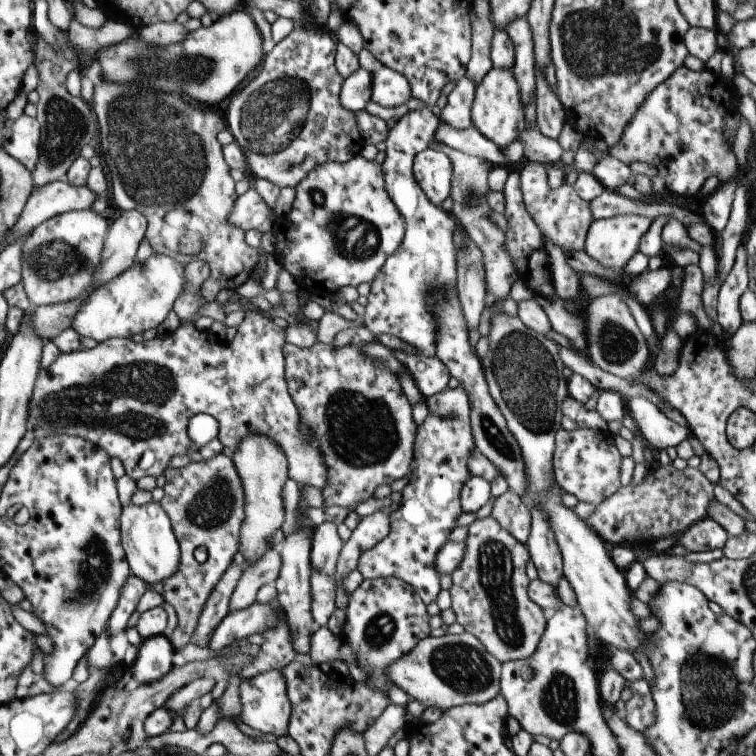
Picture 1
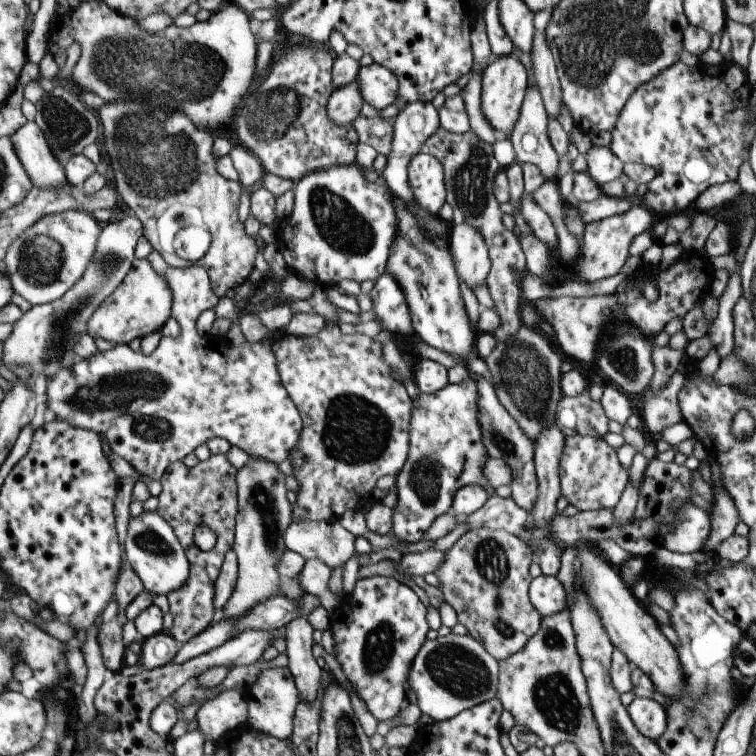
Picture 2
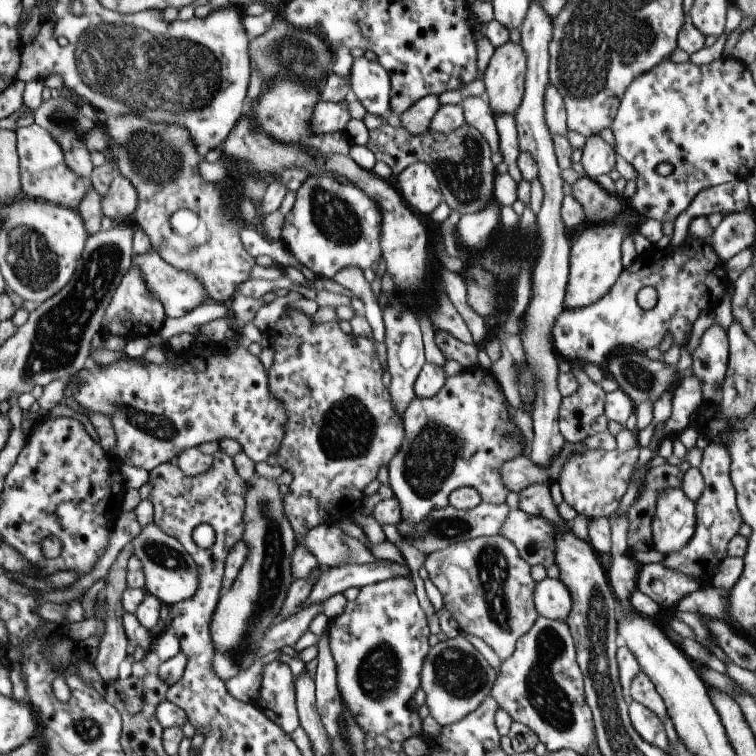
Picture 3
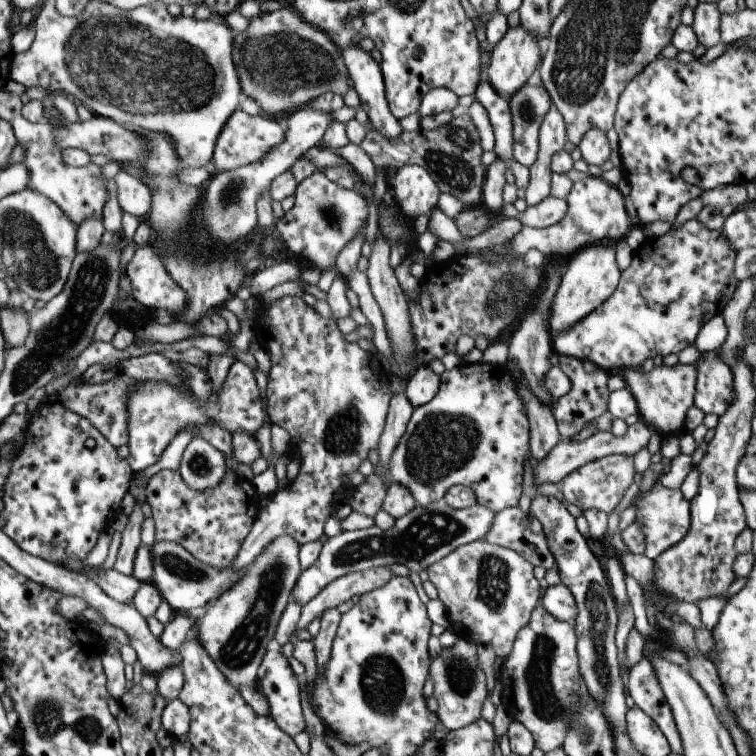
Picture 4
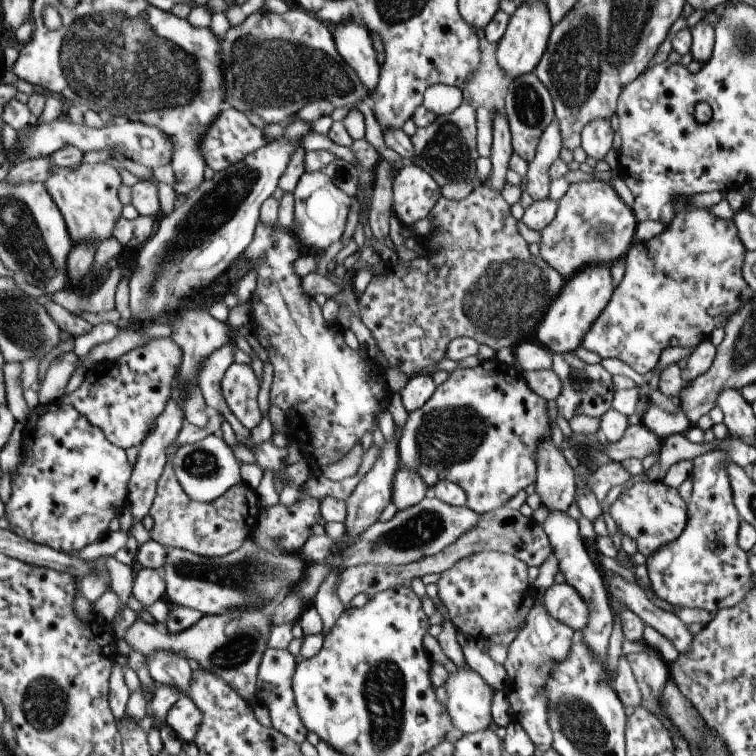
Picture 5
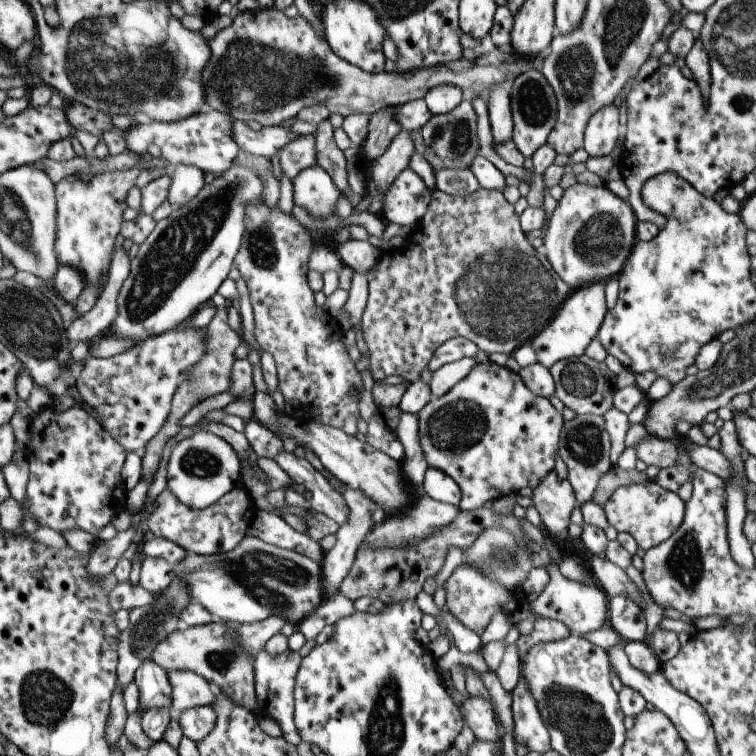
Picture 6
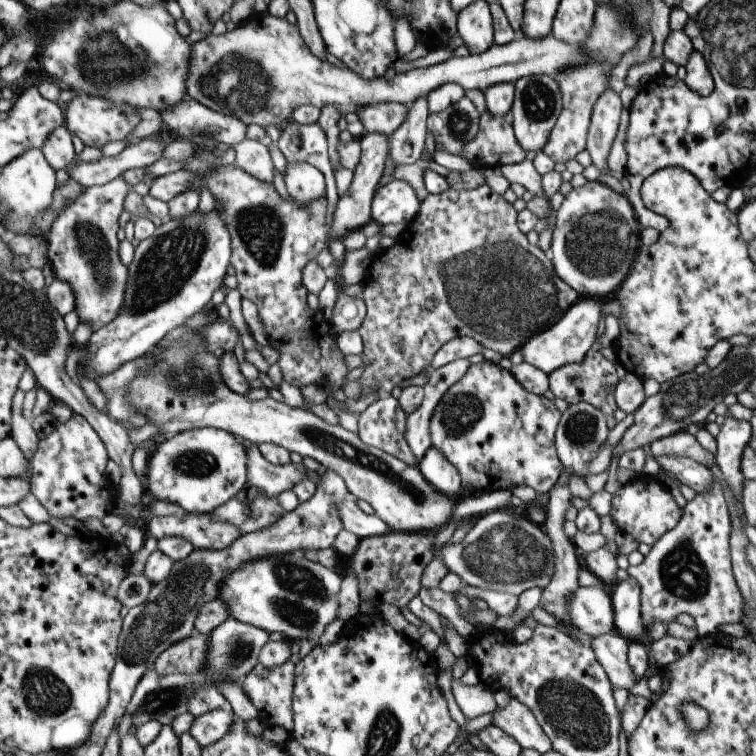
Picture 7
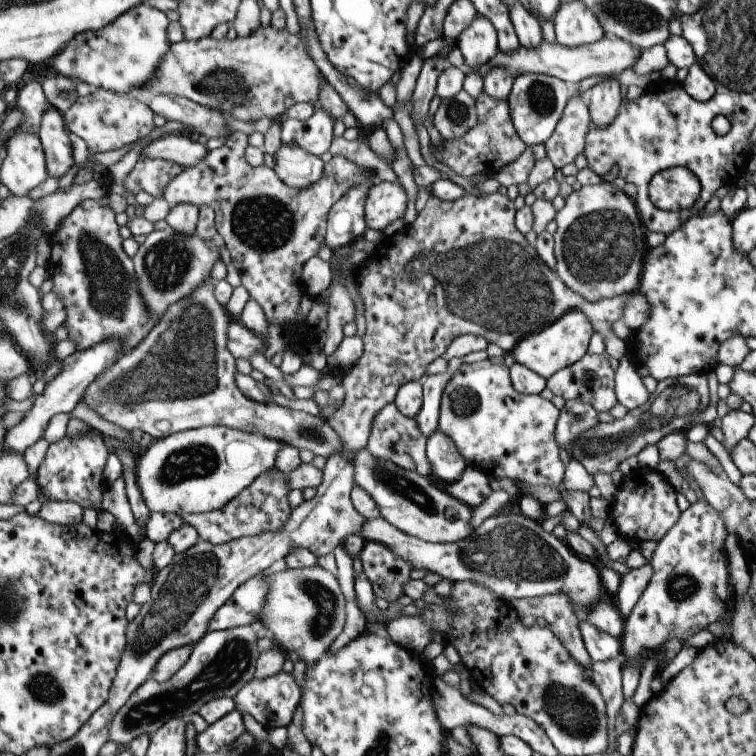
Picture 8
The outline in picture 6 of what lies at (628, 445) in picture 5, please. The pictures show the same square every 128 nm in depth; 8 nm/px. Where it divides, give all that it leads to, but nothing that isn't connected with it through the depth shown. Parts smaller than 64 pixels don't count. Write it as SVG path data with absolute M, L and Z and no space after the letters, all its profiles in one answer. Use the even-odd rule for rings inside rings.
M649 434L633 446L637 460L645 463L646 466L651 465L657 469L671 467L675 464L677 448L678 445L671 440L659 439Z

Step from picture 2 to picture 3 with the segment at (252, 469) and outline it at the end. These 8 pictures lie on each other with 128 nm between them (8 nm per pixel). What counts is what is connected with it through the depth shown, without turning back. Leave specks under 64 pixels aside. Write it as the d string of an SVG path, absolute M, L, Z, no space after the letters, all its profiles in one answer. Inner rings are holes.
M251 476L246 483L244 498L243 534L241 541L247 546L245 562L227 591L220 594L209 622L209 636L213 649L213 671L223 682L240 670L249 668L259 659L261 634L276 623L287 587L291 584L291 555L297 541L292 528L283 514L278 481Z

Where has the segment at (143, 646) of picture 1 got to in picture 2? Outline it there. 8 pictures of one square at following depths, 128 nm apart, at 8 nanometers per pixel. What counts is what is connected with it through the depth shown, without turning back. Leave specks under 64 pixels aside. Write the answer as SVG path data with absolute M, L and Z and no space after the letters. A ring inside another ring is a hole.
M162 630L143 640L140 645L138 663L143 669L151 670L171 662L175 654L175 641L168 632Z

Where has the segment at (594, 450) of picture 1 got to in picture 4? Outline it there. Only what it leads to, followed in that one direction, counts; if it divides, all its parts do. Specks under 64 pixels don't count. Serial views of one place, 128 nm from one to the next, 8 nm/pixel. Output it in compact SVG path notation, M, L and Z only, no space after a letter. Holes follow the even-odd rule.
M608 455L580 465L567 474L560 482L561 494L565 501L575 505L582 512L594 509L610 517L612 510L633 482L633 476L635 476L635 468L630 455Z

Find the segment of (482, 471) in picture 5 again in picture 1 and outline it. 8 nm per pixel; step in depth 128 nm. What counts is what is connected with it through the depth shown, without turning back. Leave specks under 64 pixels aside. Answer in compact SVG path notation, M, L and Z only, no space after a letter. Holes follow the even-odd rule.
M457 385L433 396L425 397L427 415L413 436L415 463L405 478L397 509L388 514L389 532L373 548L361 552L357 572L363 579L395 577L413 587L423 604L430 604L439 594L439 572L435 570L435 554L447 542L455 520L461 514L460 488L471 478L467 458L475 449L471 434L469 400Z

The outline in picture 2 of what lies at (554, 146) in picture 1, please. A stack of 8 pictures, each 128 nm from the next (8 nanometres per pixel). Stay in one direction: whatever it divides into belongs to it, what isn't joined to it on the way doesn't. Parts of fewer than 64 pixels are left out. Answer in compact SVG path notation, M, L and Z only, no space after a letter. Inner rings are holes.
M533 70L527 75L526 81L527 88L525 88L523 102L519 108L519 116L517 116L517 122L514 122L513 128L511 128L511 134L508 136L515 153L515 162L513 164L531 163L539 169L543 180L555 181L557 180L558 156L555 154L547 136L548 114L544 109L539 90L537 90Z

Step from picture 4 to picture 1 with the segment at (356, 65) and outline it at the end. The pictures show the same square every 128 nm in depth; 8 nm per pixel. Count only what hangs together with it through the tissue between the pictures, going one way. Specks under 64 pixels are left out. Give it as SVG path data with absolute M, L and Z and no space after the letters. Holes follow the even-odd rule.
M382 66L371 72L371 98L379 106L399 106L411 98L409 83L402 74Z

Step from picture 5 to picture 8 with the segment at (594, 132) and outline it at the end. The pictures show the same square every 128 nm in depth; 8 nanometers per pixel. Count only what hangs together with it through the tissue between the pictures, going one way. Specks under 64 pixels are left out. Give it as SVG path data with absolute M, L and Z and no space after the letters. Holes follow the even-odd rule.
M607 78L604 82L594 85L587 93L590 124L595 129L609 126L610 122L617 116L617 110L622 104L619 87L617 78Z

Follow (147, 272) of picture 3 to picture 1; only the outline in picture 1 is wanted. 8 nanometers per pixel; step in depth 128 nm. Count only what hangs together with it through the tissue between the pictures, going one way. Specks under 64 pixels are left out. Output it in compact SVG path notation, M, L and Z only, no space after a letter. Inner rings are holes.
M196 258L190 259L183 268L183 274L185 274L185 288L183 288L183 294L177 296L172 304L172 310L175 312L180 324L168 337L158 338L154 337L150 340L142 340L139 343L133 342L130 338L115 337L108 338L103 342L98 342L97 346L93 346L91 349L76 350L75 352L59 353L57 357L47 363L47 368L41 368L37 373L37 378L35 378L35 384L33 385L33 392L31 393L31 400L29 400L29 406L27 406L27 422L26 428L29 430L34 430L34 438L41 438L41 436L49 436L49 434L66 434L73 435L76 437L81 437L95 446L99 446L101 450L105 450L108 456L115 456L119 462L123 465L124 474L127 474L129 478L136 481L142 476L151 476L151 478L157 478L165 468L168 467L169 460L173 456L181 455L191 455L193 452L197 451L198 448L190 445L187 430L189 418L195 416L195 414L208 414L211 418L215 418L217 421L217 438L221 442L223 448L234 449L237 448L237 444L249 436L249 434L261 434L261 436L267 436L271 438L279 448L281 452L285 454L286 461L289 467L289 478L293 479L299 486L303 484L308 486L313 486L317 490L321 490L325 484L327 484L327 468L323 464L323 458L321 458L321 452L317 450L316 446L311 445L308 440L303 438L303 432L300 429L300 416L297 412L297 408L289 393L287 392L287 387L284 379L284 360L282 348L285 343L285 329L275 326L269 316L264 315L261 310L244 310L244 317L241 324L236 327L235 336L233 340L228 343L220 342L217 338L211 336L209 331L199 331L195 329L193 323L191 322L192 313L194 310L198 309L205 300L201 296L201 284L207 280L209 276L208 266L197 260ZM145 450L151 450L154 456L154 462L145 470L139 469L137 462L141 458L141 454Z

